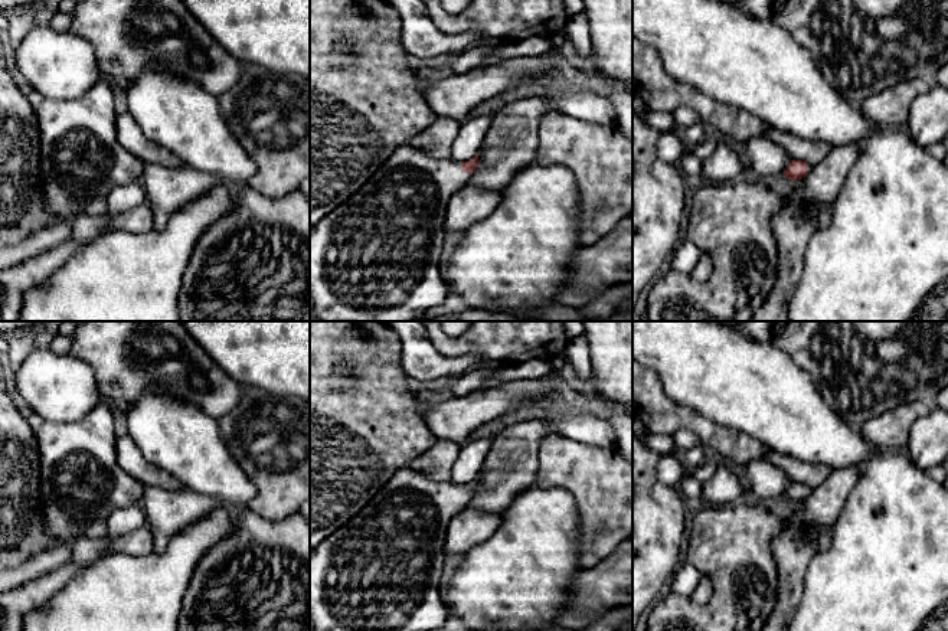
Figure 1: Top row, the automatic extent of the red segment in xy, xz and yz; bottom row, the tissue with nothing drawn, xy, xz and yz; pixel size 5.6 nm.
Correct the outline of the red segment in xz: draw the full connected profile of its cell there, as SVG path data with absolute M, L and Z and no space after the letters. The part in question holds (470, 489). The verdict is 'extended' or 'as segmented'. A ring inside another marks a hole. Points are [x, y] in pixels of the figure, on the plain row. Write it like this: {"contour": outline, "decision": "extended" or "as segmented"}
{"contour": "M408 467L399 468L375 500L363 507L347 524L310 550L310 619L313 621L313 631L432 631L441 627L448 617L448 608L441 598L439 588L442 572L448 565L445 555L448 524L458 513L468 509L468 503L478 488L478 478L480 474L468 484L457 485L450 481L431 480Z", "decision": "extended"}

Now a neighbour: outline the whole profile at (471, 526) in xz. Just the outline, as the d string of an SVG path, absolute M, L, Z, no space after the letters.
M465 509L448 524L445 555L448 563L455 563L473 546L488 539L501 524L503 511Z

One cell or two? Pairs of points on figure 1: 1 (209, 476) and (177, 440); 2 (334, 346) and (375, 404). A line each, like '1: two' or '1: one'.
1: one
2: one

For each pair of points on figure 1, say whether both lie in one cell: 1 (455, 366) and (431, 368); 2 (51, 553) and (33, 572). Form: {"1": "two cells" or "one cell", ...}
{"1": "one cell", "2": "one cell"}

